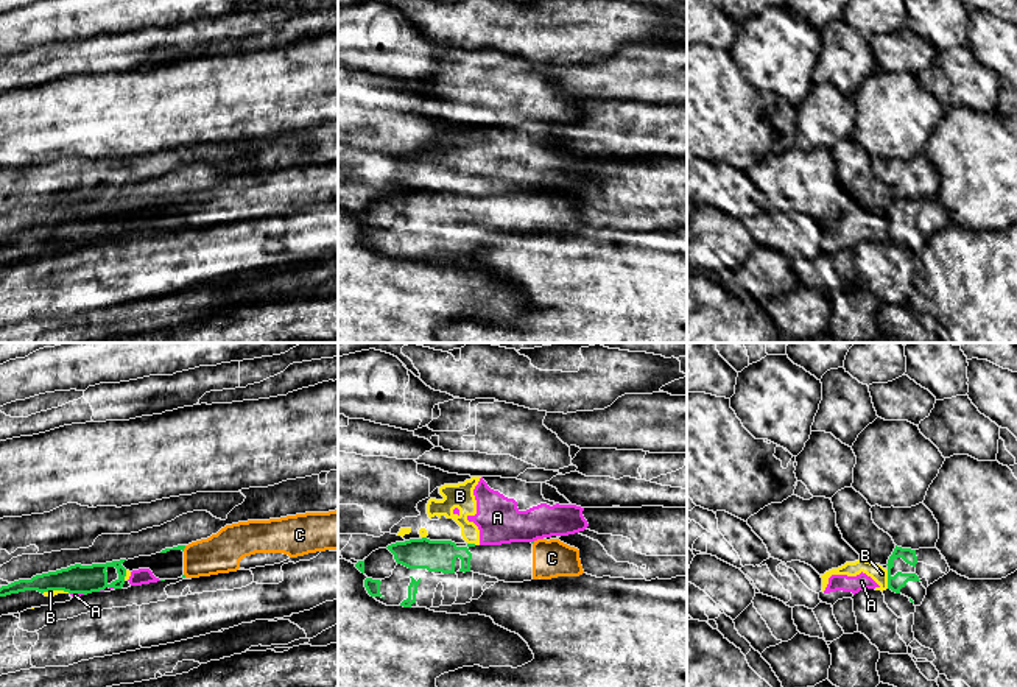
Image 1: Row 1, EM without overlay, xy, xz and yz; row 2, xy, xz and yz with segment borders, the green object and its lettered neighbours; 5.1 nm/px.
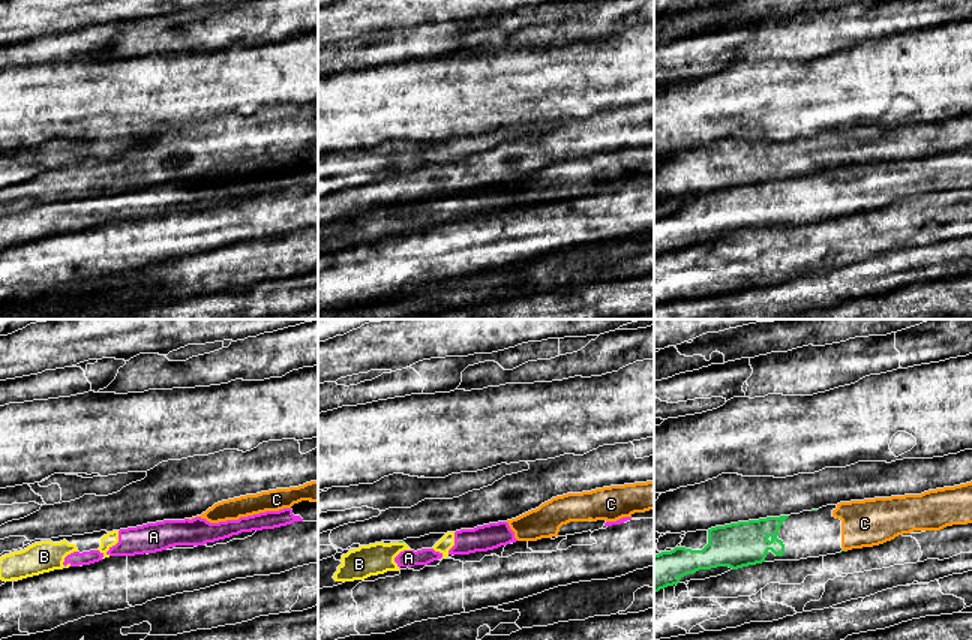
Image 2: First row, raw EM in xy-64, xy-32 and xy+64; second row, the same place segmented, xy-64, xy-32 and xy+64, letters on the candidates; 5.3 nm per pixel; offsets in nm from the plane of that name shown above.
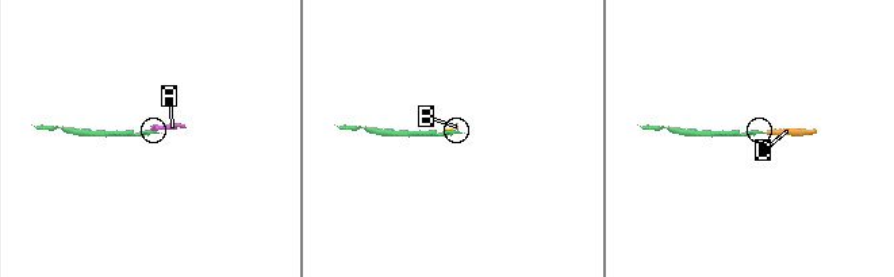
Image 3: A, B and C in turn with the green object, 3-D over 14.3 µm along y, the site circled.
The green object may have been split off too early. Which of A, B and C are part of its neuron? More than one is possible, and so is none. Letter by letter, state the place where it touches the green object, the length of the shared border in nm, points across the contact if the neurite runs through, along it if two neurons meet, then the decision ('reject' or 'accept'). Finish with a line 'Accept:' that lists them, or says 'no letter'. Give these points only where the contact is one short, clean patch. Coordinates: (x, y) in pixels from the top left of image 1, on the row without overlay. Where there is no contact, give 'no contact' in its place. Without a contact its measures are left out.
A: meets green in xy at (78, 243); contact 80 nm long; reject
B: meets green in yz at (888, 231); contact 100 nm long; reject
C: meets green in xy at (184, 198); contact 40 nm long; accept
Accept: C

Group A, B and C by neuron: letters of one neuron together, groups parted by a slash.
A B / C

